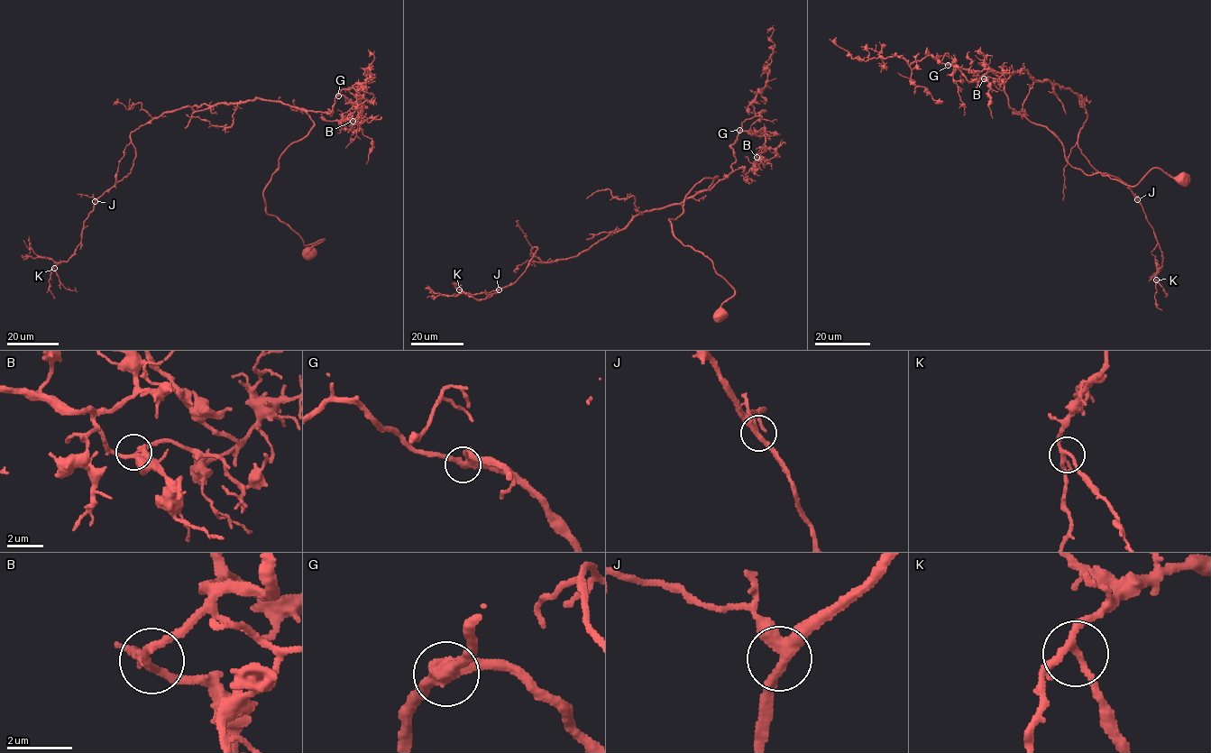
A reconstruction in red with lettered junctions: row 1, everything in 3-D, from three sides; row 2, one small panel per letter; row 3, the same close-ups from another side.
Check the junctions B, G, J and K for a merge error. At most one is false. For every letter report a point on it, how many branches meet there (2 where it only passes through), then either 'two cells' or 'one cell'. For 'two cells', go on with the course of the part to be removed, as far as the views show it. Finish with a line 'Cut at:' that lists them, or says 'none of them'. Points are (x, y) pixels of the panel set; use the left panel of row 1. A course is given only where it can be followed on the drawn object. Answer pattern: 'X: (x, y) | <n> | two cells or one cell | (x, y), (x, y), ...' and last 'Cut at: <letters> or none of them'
B: (353, 121) | 3 | one cell
G: (338, 96) | 3 | one cell
J: (95, 201) | 3 | one cell
K: (54, 268) | 3 | one cell
Cut at: none of them

